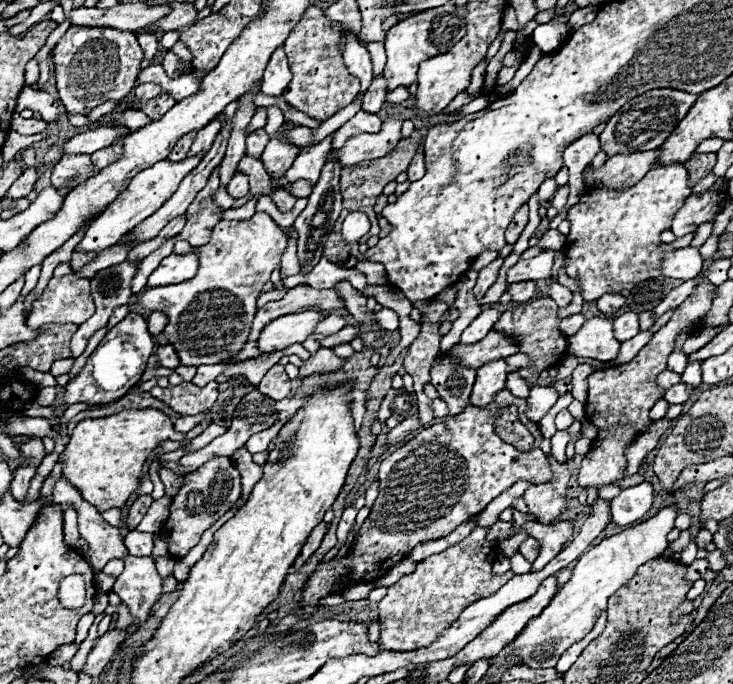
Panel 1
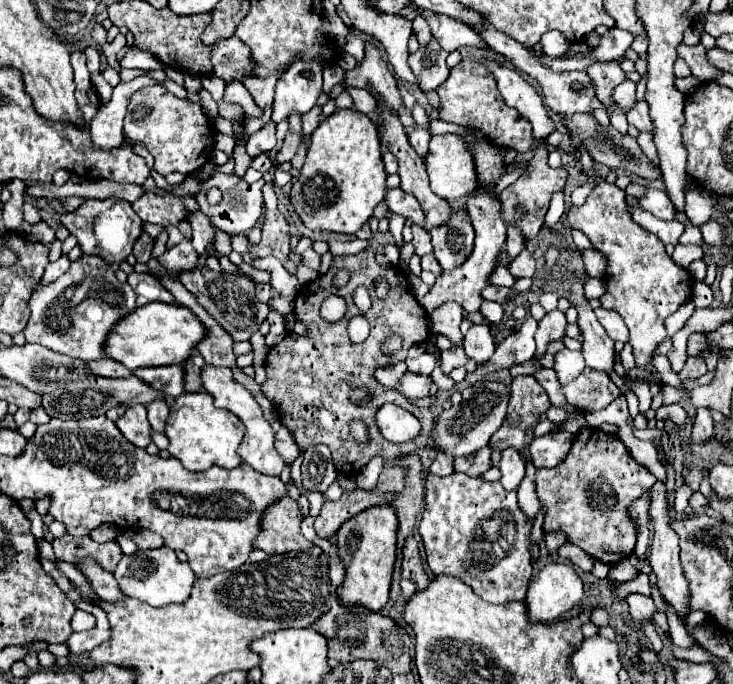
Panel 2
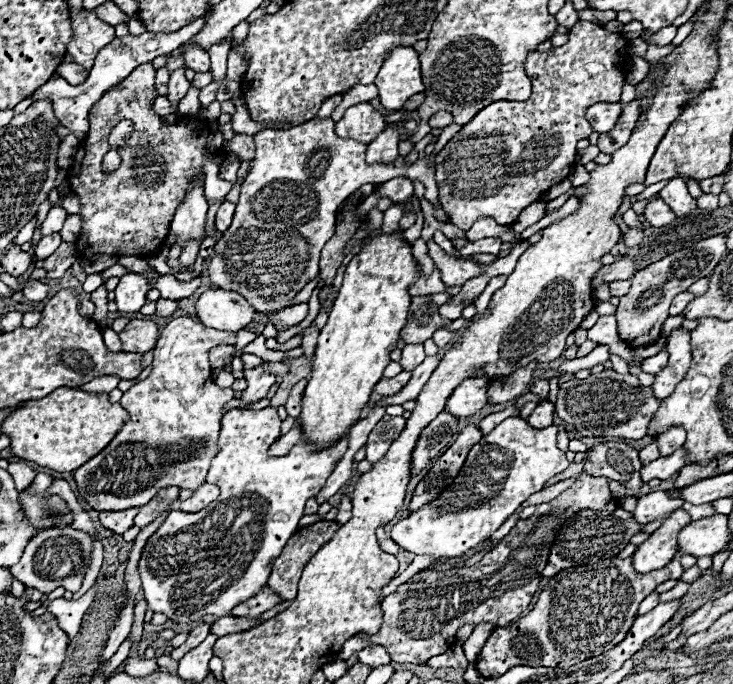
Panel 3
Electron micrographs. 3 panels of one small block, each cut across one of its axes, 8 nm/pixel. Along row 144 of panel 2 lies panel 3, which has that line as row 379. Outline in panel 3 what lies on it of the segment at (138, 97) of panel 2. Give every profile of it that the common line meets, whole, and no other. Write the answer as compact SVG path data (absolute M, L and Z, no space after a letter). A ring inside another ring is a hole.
M174 318L166 324L154 348L154 368L150 376L124 392L120 400L124 410L128 410L130 420L100 454L90 458L74 472L78 496L94 510L110 512L140 508L142 504L148 504L148 500L152 500L160 488L178 486L184 490L196 490L204 482L210 460L218 452L216 442L220 434L220 410L234 396L230 388L218 388L212 380L208 352L220 344L234 346L236 334L206 328L198 318Z

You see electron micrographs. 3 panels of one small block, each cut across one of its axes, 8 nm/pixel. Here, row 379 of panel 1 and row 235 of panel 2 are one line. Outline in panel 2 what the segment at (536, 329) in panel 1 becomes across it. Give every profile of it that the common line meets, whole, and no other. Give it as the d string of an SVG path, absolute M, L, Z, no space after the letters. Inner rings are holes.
M538 148L536 154L534 154L534 158L530 160L530 164L526 166L524 174L514 184L510 184L508 188L504 188L502 194L500 194L502 218L504 218L506 226L514 224L526 238L536 238L538 232L540 232L540 228L542 228L542 222L544 222L544 216L546 216L546 210L550 206L552 196L556 192L564 190L564 184L566 184L566 170L552 170L548 166L548 152L544 148ZM518 210L522 210L522 214L520 214L518 220L514 220L514 216L518 214Z

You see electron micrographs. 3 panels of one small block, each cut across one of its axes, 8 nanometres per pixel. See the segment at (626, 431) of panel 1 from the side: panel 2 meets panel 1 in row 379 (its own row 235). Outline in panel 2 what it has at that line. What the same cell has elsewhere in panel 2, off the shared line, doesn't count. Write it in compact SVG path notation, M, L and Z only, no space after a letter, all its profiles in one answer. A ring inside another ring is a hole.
M600 180L580 208L570 206L568 222L582 230L592 240L592 246L608 258L608 270L604 276L606 294L600 298L602 308L614 310L622 316L630 330L636 366L646 368L652 362L658 344L668 336L664 320L692 298L694 276L666 254L664 242L656 234L634 222L628 212L626 192L616 184Z

